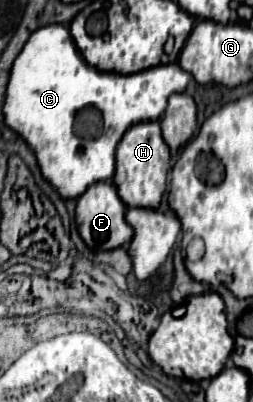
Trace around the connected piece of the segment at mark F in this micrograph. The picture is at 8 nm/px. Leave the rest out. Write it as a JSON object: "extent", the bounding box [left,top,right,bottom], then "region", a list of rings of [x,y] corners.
{"extent":[76,181,132,251],"region":[[[100,181],[86,189],[76,203],[76,223],[80,237],[92,251],[110,251],[132,239],[132,227],[124,221],[126,205],[120,201],[112,181]]]}

